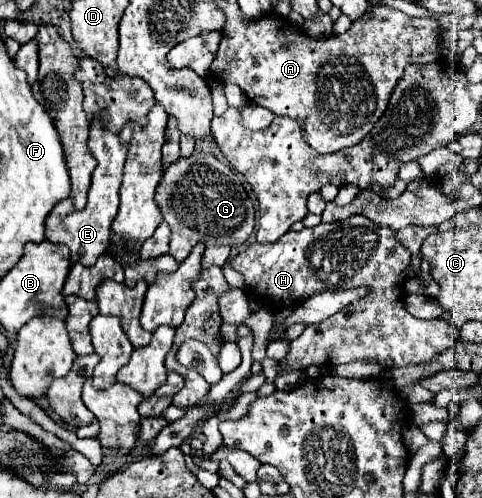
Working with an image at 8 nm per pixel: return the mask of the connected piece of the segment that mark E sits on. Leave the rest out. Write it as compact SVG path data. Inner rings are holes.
M94 117L92 127L90 127L90 151L96 157L98 165L92 177L92 185L88 189L88 203L82 211L74 209L72 199L68 197L66 201L60 201L54 205L50 215L46 217L46 239L64 243L70 249L70 259L80 261L82 265L94 265L98 255L106 253L108 241L110 241L110 225L118 213L118 189L122 181L122 167L126 161L128 145L120 141L120 135L110 131L100 123L98 117Z

